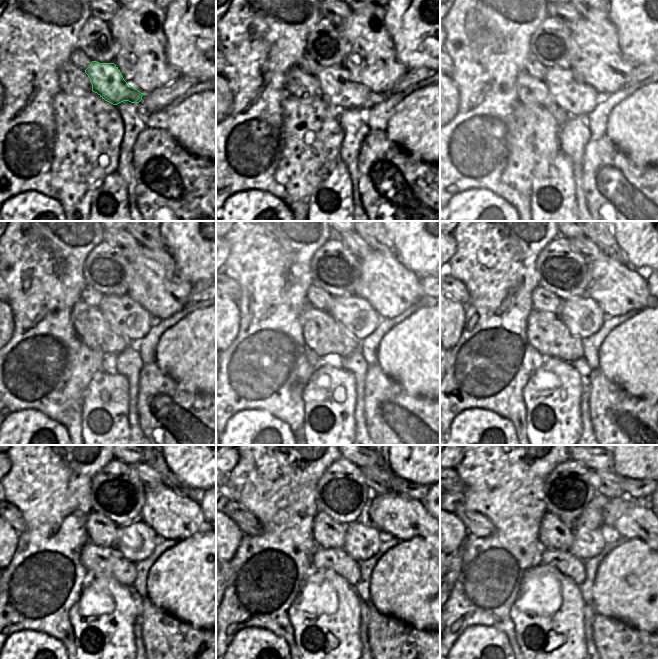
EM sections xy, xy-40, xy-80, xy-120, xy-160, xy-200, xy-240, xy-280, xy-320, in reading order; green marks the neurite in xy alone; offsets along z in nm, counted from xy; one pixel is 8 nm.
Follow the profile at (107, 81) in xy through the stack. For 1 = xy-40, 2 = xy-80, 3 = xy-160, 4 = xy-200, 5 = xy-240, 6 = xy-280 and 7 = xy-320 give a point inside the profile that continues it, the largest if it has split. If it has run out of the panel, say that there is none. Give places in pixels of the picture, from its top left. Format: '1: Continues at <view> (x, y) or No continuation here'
1: Continues at xy-40 (338, 88)
2: Continues at xy-80 (578, 99)
3: Continues at xy-160 (355, 314)
4: Continues at xy-200 (583, 317)
5: Continues at xy-240 (136, 541)
6: Continues at xy-280 (362, 541)
7: Continues at xy-320 (588, 543)

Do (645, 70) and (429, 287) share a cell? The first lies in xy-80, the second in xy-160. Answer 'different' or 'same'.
same

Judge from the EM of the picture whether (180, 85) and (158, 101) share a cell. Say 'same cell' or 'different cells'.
same cell

